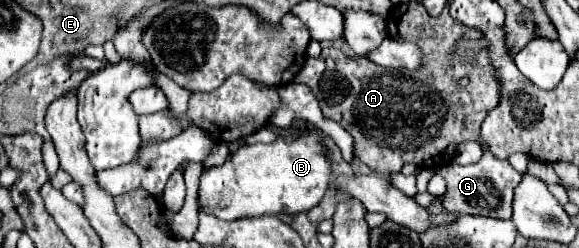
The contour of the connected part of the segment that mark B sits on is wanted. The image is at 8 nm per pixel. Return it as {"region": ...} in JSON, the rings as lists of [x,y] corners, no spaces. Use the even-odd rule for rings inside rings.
{"region":[[[307,127],[299,135],[289,137],[277,137],[273,143],[255,143],[255,145],[243,145],[235,153],[229,155],[229,159],[219,165],[211,167],[201,175],[199,183],[199,205],[203,211],[217,215],[219,219],[233,221],[241,217],[257,217],[267,213],[301,213],[315,207],[323,195],[329,189],[329,181],[333,175],[333,161],[331,161],[331,149],[325,145],[323,135],[315,127]]]}

